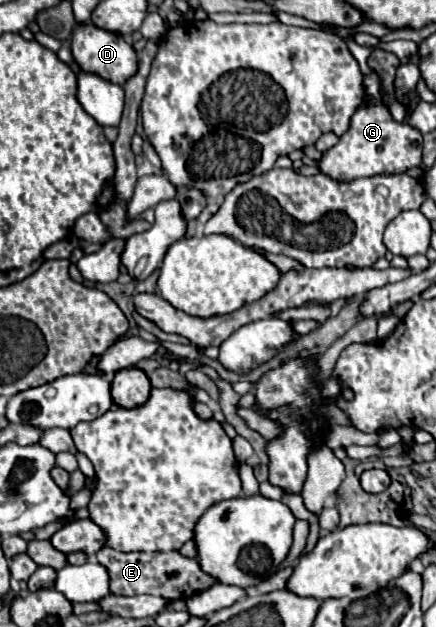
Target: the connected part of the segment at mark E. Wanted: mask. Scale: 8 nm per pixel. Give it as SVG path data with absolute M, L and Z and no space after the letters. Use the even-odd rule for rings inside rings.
M103 546L97 552L97 560L109 572L111 594L119 594L119 596L155 594L155 596L163 596L169 600L179 600L179 598L187 600L193 594L203 592L203 590L211 588L213 584L217 584L217 578L213 578L201 570L201 564L197 562L197 558L187 558L177 550L147 554L147 552L121 552L121 550Z

